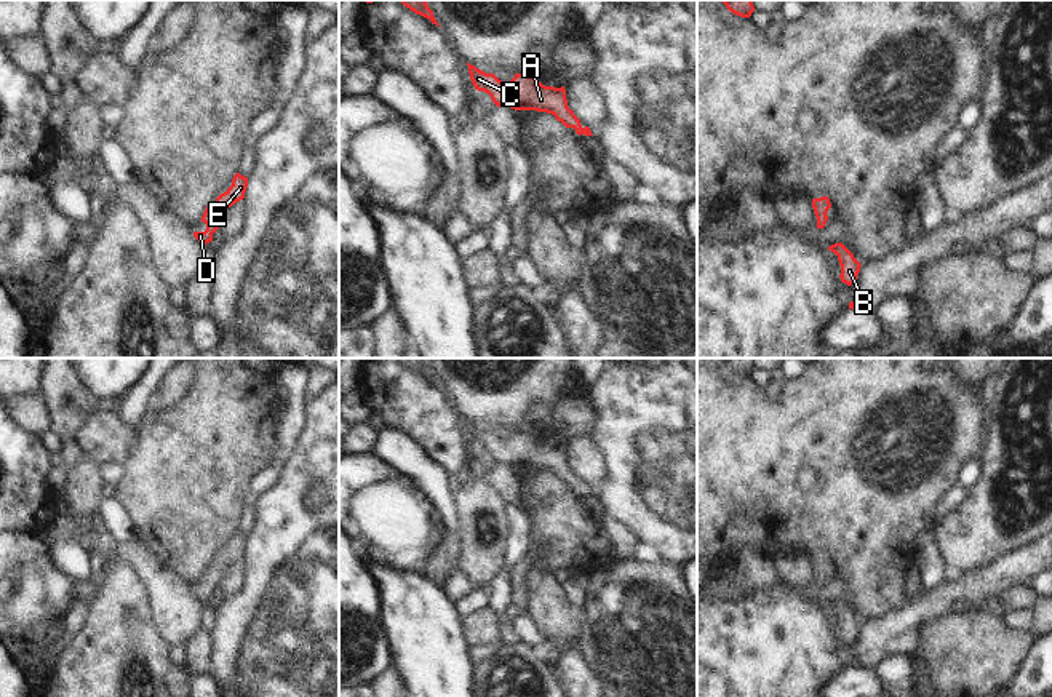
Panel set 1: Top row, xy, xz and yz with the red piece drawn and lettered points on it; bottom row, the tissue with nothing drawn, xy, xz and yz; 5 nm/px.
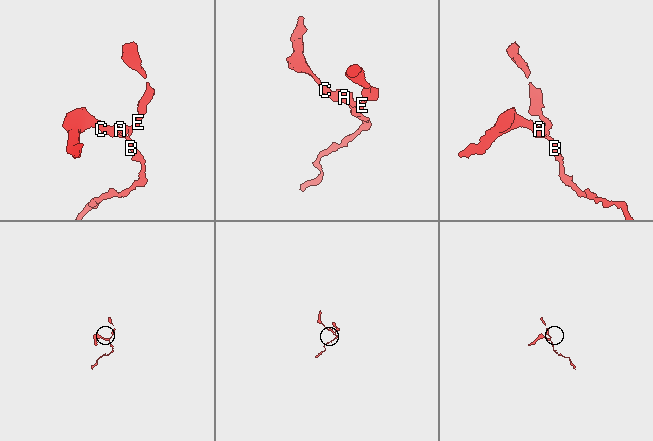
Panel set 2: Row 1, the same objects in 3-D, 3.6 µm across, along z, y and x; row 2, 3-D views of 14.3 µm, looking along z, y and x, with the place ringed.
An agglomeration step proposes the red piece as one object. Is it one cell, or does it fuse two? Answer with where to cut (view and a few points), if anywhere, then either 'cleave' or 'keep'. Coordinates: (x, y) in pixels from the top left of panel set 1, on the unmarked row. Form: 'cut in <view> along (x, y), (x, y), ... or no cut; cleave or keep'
no cut; keep

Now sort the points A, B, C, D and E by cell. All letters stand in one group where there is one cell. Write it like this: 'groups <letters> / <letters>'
groups A B C D E

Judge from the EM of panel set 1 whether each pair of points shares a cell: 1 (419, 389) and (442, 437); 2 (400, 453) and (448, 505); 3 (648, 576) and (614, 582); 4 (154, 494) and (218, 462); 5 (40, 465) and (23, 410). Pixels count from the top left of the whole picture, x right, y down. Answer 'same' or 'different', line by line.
1: same
2: same
3: same
4: same
5: different

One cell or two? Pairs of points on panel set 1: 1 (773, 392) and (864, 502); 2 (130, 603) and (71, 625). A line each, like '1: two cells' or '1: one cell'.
1: two cells
2: two cells

